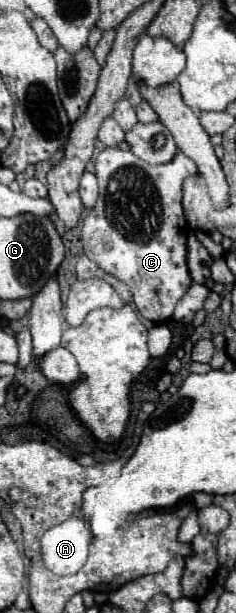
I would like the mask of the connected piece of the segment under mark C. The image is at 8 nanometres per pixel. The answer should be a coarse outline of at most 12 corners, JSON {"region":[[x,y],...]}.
{"region":[[180,150],[150,166],[96,158],[84,254],[128,284],[138,312],[172,316],[192,284]]}

